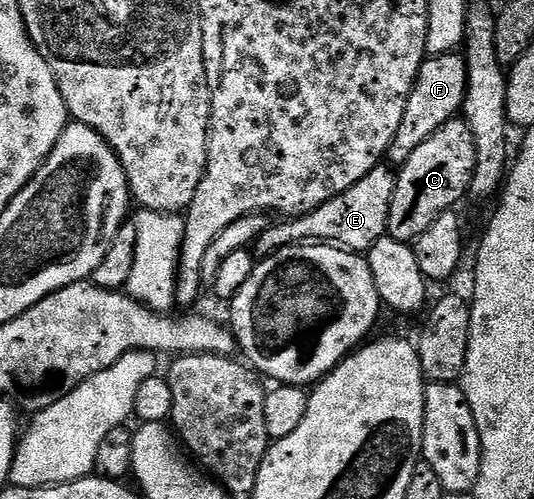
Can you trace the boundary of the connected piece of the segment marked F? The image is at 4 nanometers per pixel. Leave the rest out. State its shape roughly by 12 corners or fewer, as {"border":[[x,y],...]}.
{"border":[[465,53],[432,54],[416,76],[389,161],[401,168],[459,117]]}

